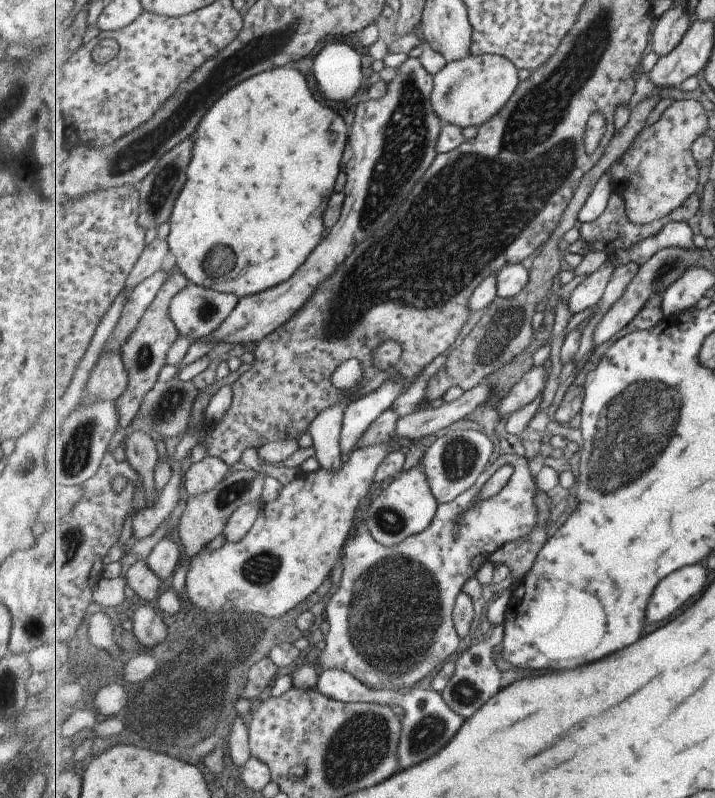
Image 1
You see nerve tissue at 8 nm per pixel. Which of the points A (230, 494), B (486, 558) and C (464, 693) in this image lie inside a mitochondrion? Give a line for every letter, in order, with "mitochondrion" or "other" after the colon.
A: mitochondrion
B: other
C: mitochondrion

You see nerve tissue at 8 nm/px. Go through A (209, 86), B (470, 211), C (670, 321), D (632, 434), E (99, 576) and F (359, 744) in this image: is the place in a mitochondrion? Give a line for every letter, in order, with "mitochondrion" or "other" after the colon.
A: mitochondrion
B: mitochondrion
C: other
D: mitochondrion
E: other
F: mitochondrion

